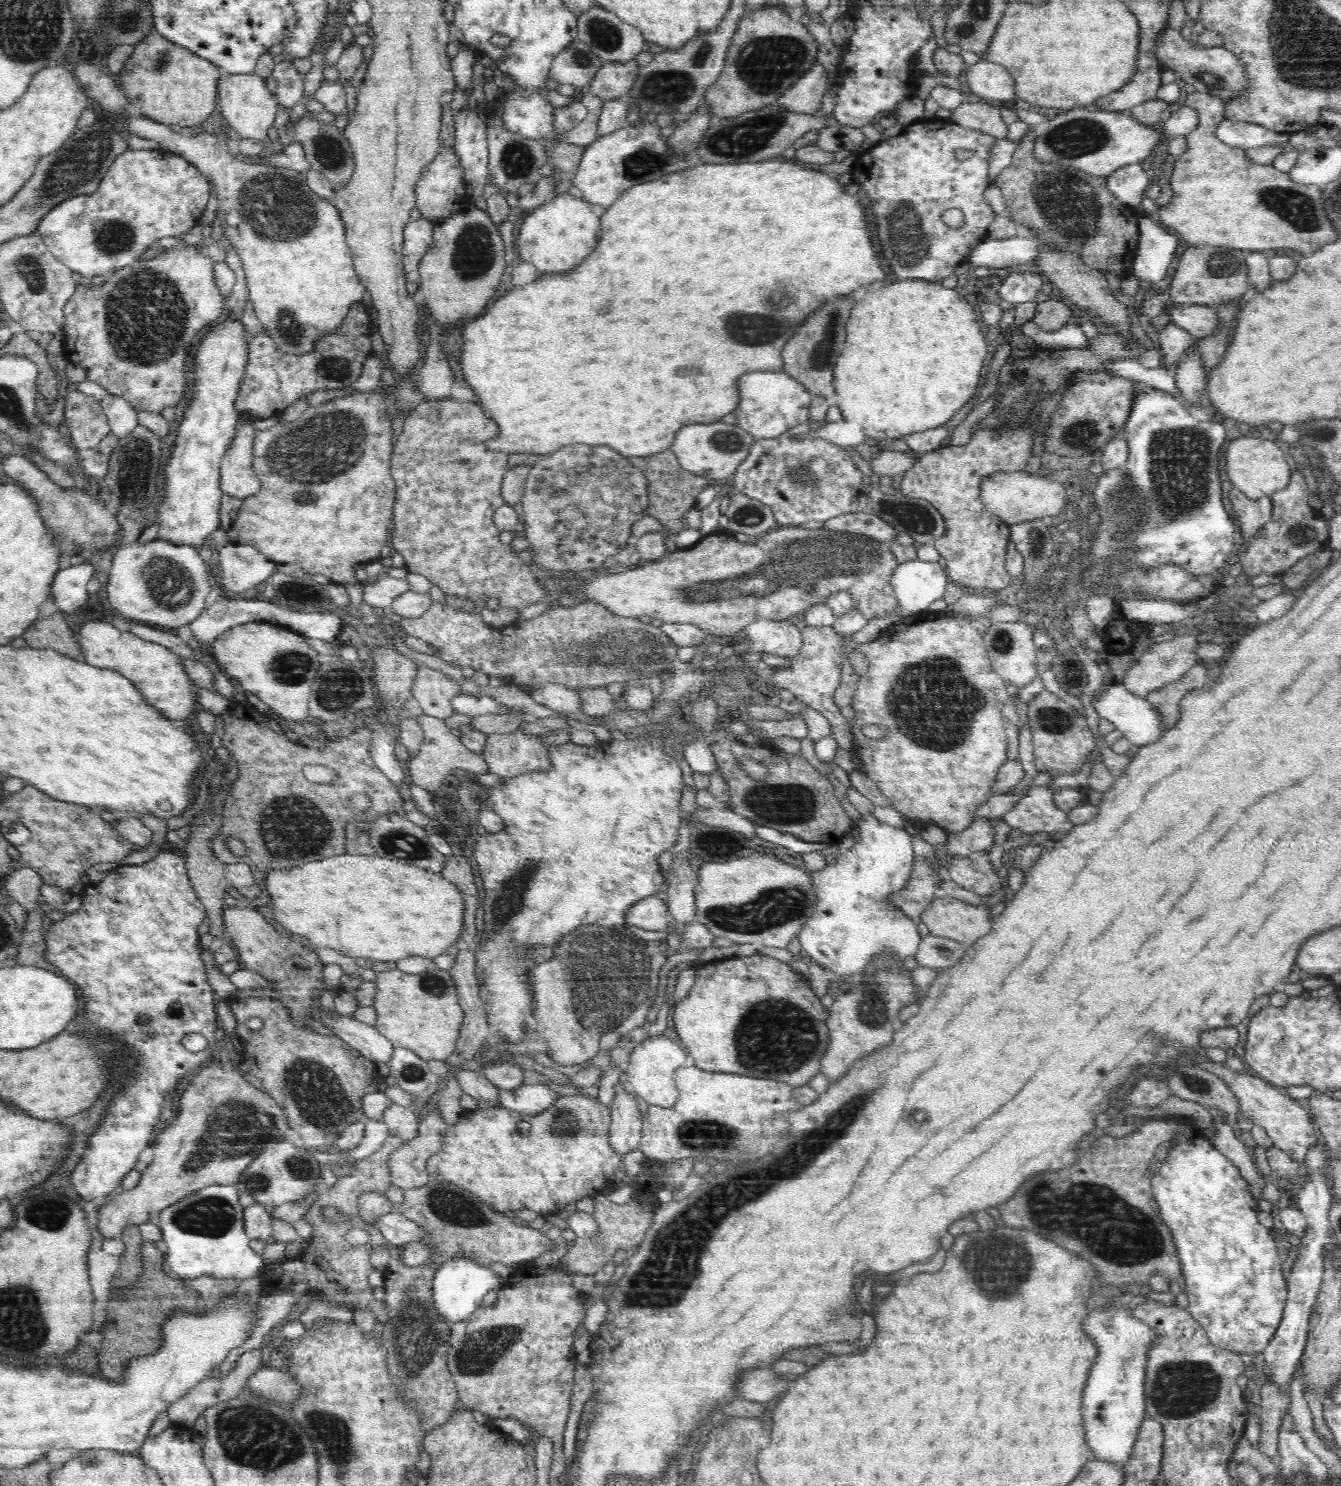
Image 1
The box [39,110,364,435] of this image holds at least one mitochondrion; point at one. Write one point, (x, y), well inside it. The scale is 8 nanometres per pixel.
(139, 326)

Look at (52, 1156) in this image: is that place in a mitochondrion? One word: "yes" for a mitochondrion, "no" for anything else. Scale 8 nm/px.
yes

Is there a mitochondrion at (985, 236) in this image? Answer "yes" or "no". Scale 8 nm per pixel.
no

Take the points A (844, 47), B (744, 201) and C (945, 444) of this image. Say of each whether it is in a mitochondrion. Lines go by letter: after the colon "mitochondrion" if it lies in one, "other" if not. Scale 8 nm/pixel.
A: other
B: other
C: other

